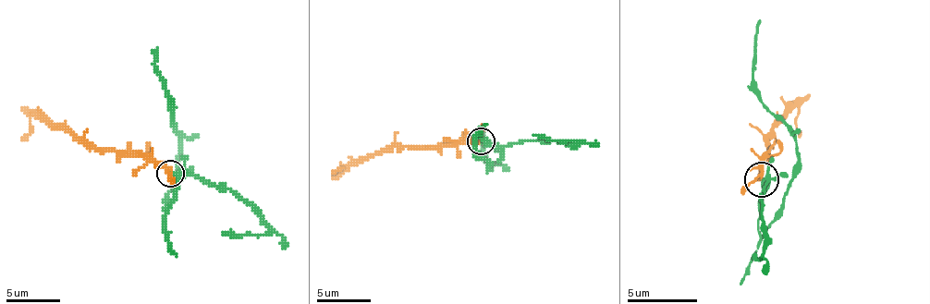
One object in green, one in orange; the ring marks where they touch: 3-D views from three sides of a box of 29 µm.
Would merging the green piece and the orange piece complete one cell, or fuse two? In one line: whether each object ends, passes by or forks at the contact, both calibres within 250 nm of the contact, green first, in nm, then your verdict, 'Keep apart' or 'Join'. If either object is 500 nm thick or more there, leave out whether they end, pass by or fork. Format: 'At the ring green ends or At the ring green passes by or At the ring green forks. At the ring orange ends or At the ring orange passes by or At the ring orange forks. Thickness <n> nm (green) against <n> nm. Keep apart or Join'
At the ring green passes by. At the ring orange passes by. Thickness 320 nm (green) against 220 nm. Keep apart

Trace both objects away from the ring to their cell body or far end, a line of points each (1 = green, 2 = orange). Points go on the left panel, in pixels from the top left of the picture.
1: (171, 173), (177, 191), (165, 213), (165, 197), (179, 175), (179, 139), (165, 80), (154, 64), (157, 47)
2: (171, 173), (141, 156), (119, 156), (79, 142), (67, 131), (52, 129), (32, 115), (30, 131), (21, 139)

